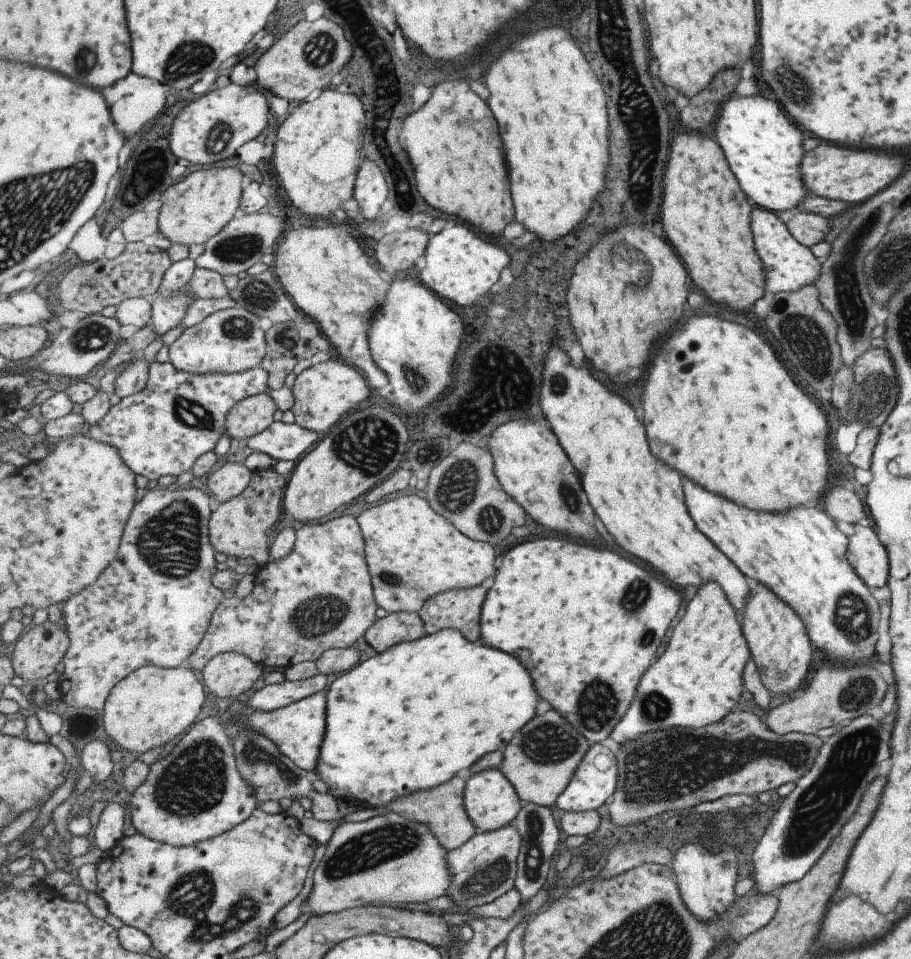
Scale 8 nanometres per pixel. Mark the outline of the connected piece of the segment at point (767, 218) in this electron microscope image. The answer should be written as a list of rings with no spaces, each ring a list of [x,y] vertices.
[[[754,208],[750,212],[750,229],[754,249],[764,268],[764,290],[772,293],[790,293],[815,283],[820,278],[820,264],[809,247],[799,244],[789,234],[786,224],[773,211]]]

